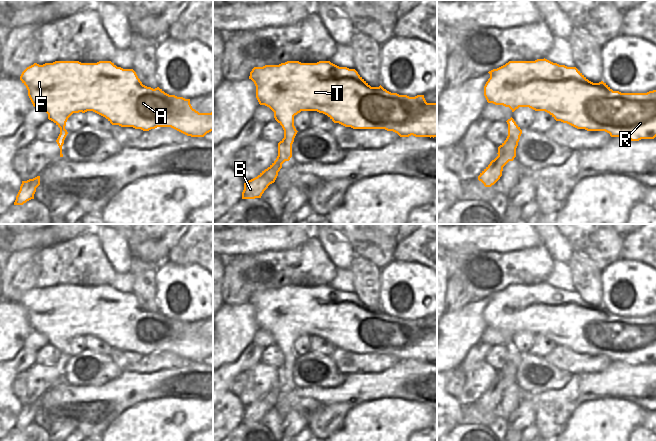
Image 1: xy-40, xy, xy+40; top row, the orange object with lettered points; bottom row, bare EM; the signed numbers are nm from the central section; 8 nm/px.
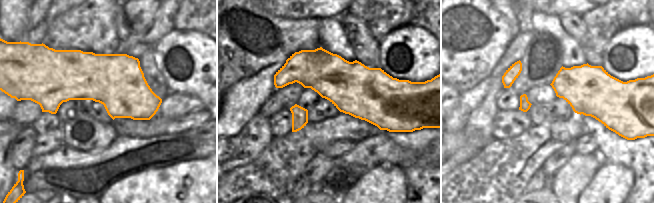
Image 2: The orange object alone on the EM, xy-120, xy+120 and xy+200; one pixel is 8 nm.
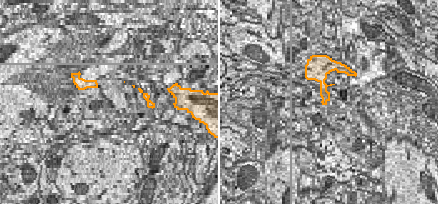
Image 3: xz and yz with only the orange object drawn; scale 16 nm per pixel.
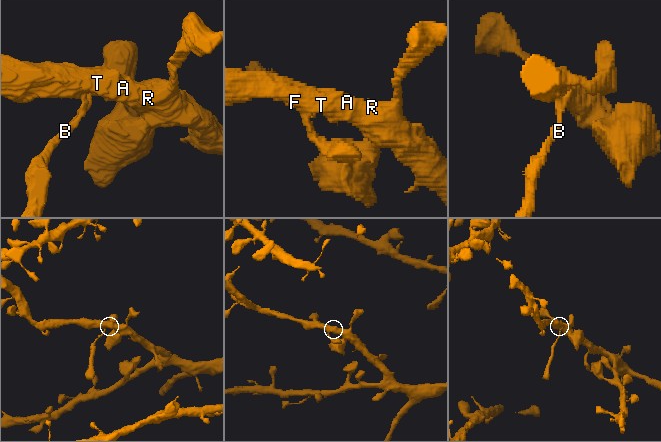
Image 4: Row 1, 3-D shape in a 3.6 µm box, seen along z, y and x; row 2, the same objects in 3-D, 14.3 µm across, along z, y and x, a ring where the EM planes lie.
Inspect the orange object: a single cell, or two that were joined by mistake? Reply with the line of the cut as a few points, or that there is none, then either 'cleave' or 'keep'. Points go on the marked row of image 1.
no cut; keep

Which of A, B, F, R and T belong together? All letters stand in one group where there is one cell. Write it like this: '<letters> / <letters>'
A B F R T

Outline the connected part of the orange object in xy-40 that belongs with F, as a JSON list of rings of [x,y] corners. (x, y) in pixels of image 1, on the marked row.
[[[55,61],[43,65],[34,63],[22,72],[20,80],[26,86],[33,106],[43,109],[48,114],[48,119],[60,128],[56,140],[60,157],[63,157],[62,146],[68,134],[66,122],[73,113],[93,111],[105,117],[112,125],[143,131],[171,127],[191,137],[204,137],[213,131],[213,111],[199,113],[192,108],[190,99],[169,95],[159,87],[147,87],[133,69],[117,67],[111,61]]]

